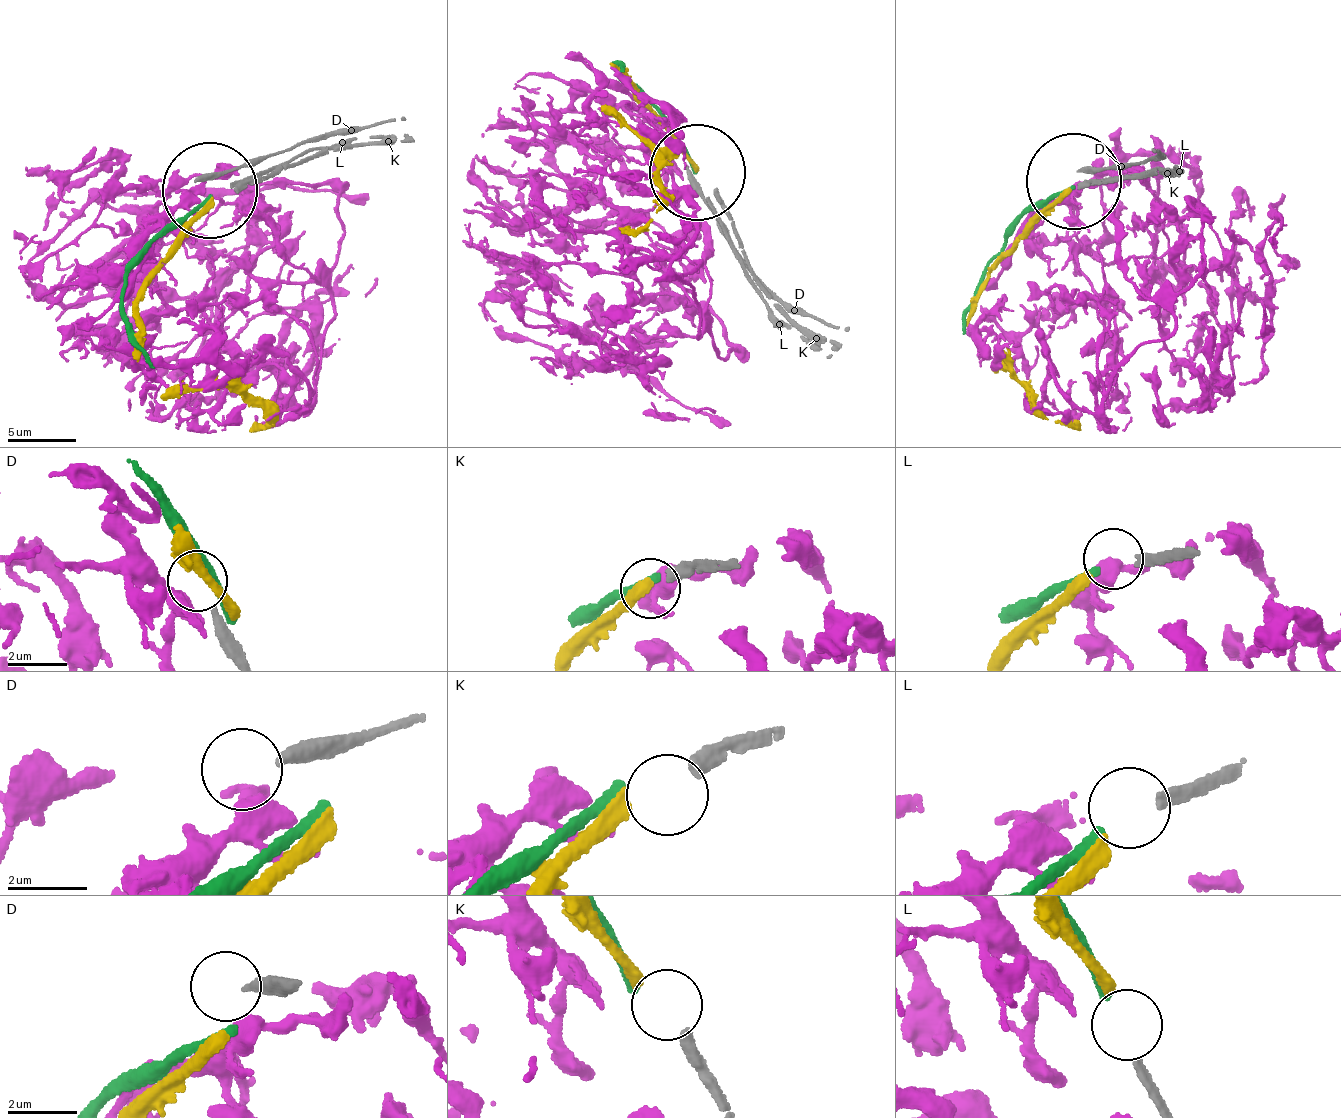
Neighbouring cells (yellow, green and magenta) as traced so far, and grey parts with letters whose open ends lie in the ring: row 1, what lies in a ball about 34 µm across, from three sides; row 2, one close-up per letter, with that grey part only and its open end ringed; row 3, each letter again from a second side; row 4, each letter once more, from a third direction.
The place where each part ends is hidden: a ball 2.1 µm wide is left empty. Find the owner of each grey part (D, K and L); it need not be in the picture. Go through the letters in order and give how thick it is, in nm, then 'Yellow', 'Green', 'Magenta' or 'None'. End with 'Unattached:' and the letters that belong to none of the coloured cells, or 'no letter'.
D: Thickness 280 nm. None
K: Thickness 400 nm. None
L: Thickness 240 nm. Green
Unattached: D, K

